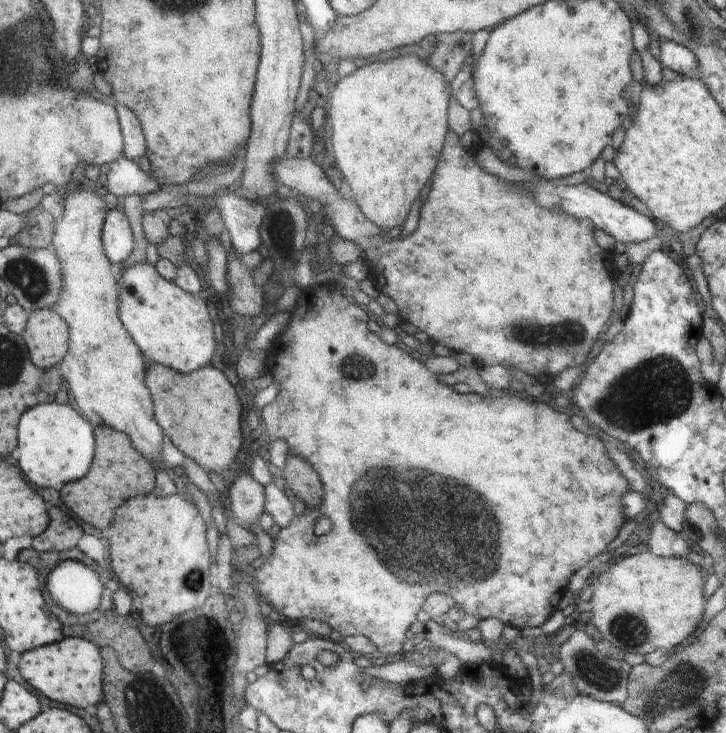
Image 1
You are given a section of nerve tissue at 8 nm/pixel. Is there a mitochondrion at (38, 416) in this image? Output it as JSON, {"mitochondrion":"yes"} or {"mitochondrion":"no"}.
{"mitochondrion":"no"}

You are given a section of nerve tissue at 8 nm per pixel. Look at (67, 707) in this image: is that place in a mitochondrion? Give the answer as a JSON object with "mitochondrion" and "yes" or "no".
{"mitochondrion":"no"}

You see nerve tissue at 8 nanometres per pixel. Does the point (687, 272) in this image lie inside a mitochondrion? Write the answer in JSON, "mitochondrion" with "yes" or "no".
{"mitochondrion":"no"}

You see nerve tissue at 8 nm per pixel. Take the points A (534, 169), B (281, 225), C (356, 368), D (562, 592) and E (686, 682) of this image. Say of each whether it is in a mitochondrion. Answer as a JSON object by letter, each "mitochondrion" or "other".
{"A":"other","B":"mitochondrion","C":"mitochondrion","D":"other","E":"mitochondrion"}

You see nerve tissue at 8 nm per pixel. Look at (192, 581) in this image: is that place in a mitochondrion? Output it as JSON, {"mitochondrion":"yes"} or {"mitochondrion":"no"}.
{"mitochondrion":"yes"}

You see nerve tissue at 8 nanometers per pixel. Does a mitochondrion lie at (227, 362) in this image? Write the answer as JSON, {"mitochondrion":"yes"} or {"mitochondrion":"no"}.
{"mitochondrion":"no"}

